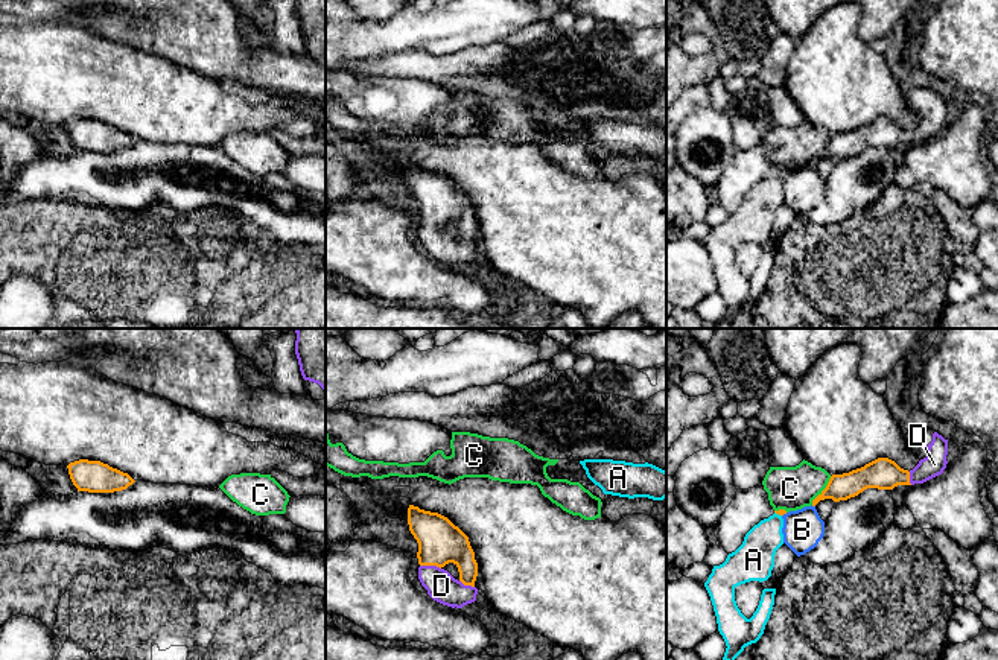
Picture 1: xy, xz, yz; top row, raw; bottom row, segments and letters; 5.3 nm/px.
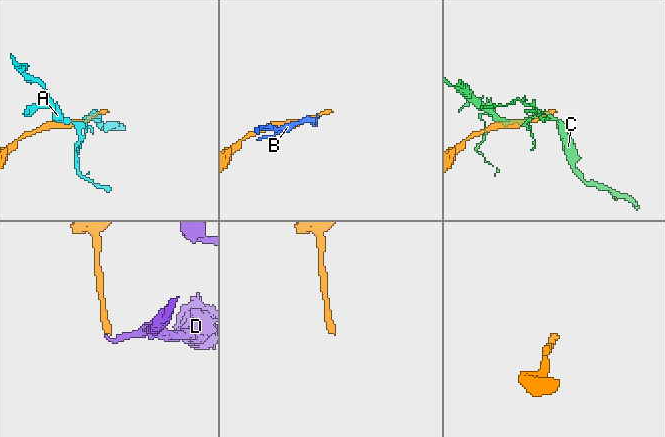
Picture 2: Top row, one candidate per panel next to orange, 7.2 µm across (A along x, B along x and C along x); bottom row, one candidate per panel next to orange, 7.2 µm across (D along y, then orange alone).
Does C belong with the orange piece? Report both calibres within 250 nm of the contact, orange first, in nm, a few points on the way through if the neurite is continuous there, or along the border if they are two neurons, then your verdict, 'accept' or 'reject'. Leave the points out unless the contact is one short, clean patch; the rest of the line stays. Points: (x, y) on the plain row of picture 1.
calibres 140 and 240 nm; border yz (831, 136), (826, 146), (811, 163); reject

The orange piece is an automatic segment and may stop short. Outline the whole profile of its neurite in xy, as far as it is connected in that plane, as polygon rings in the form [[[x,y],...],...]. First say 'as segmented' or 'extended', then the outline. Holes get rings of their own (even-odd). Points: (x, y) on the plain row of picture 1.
as segmented; [[[79,119],[67,125],[70,138],[78,151],[114,152],[126,149],[135,140],[100,120]]]

